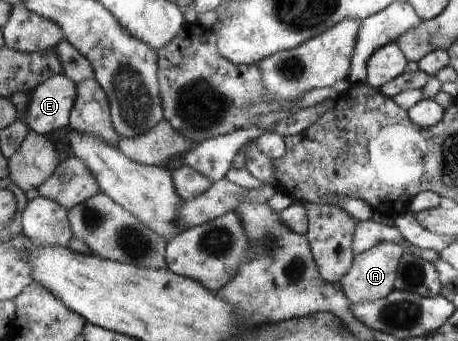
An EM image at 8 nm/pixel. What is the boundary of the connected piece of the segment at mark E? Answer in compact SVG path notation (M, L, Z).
M53 74L28 99L23 119L38 134L68 128L72 109L76 105L77 84L69 76Z

